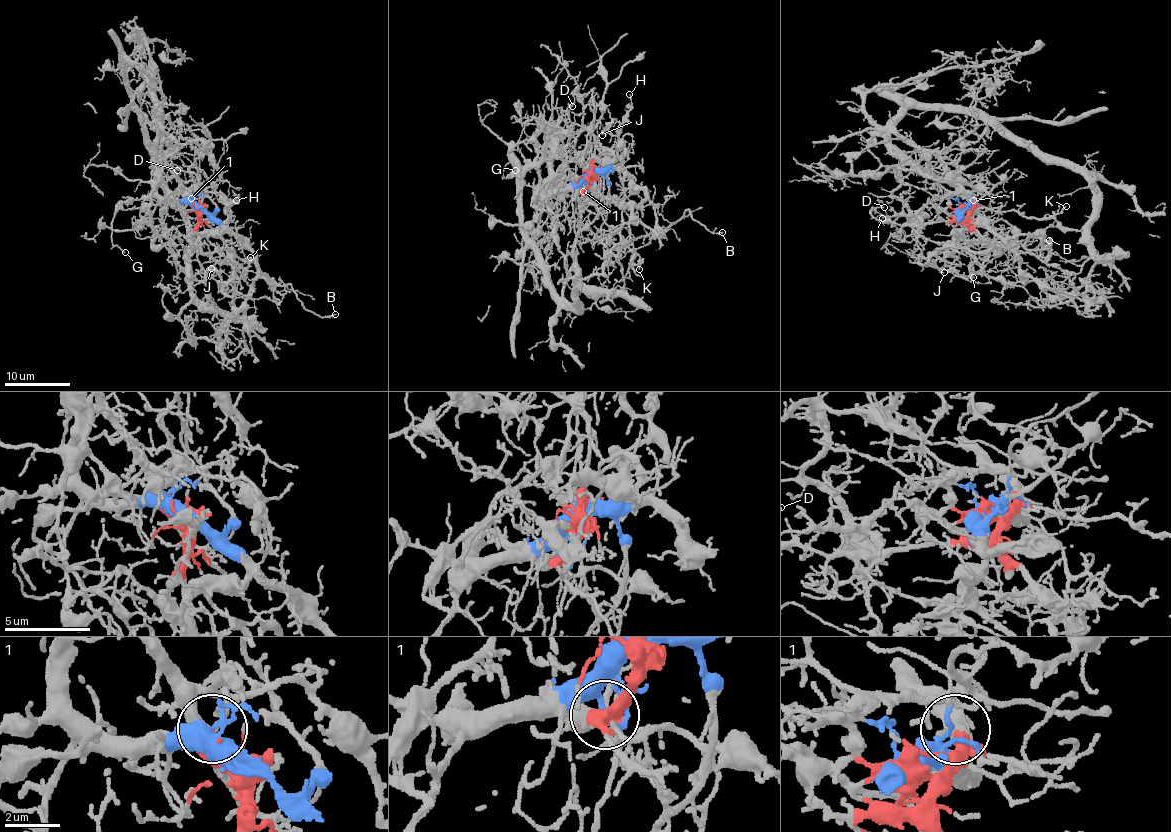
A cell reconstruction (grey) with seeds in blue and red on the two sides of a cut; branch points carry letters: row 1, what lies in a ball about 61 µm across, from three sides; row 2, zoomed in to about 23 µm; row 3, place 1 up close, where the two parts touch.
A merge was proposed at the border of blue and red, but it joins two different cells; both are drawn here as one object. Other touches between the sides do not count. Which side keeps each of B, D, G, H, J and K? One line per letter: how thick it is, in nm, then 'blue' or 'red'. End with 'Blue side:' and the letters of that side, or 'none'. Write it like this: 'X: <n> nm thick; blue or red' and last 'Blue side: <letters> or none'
B: 160 nm thick; blue
D: 120 nm thick; red
G: 130 nm thick; blue
H: 110 nm thick; red
J: 140 nm thick; red
K: 190 nm thick; red
Blue side: B, G

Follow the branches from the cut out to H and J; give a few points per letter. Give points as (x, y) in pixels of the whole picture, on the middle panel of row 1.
H: (592, 173), (592, 179), (580, 193), (586, 172), (598, 158), (619, 141), (619, 129), (631, 106), (630, 94)
J: (592, 173), (588, 181), (598, 192), (619, 201), (624, 194), (624, 145), (609, 125), (602, 135)

